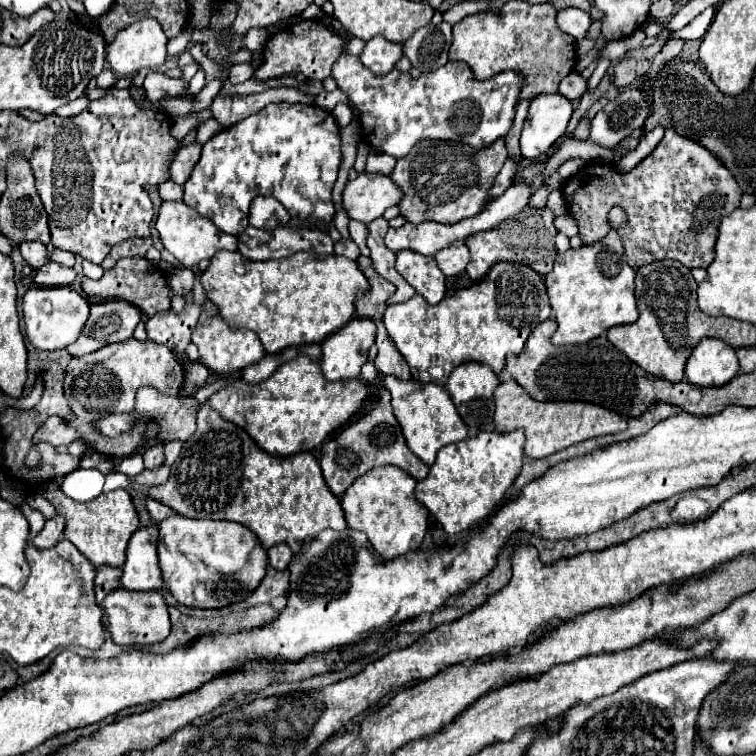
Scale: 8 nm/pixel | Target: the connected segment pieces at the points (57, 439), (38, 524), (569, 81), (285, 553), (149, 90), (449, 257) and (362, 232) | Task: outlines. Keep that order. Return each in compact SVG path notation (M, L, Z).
M51 415L37 429L35 441L39 441L39 439L45 441L45 443L51 443L53 447L57 447L57 445L69 445L73 439L79 439L79 435L75 433L75 429L63 425L63 419L59 419L57 415Z
M26 502L22 503L19 508L25 513L25 517L27 517L29 525L31 525L31 537L29 537L29 541L31 541L31 539L43 529L43 525L47 523L47 519L45 519L43 513L35 511L35 509L32 509Z
M573 71L573 73L569 73L563 81L561 81L561 85L559 85L559 93L563 93L567 99L579 99L585 91L589 89L589 81L581 75L581 73L577 73L577 71Z
M273 545L271 549L267 549L267 557L273 569L287 569L293 559L293 553L287 545Z
M149 73L143 83L149 101L157 103L167 97L185 97L189 93L189 83L185 79L171 79L163 73Z
M455 243L447 249L441 249L435 255L435 261L439 265L439 269L447 275L447 277L455 277L461 275L469 263L469 249L465 243Z
M351 221L349 223L349 233L351 233L351 239L359 245L361 255L369 256L370 251L366 245L367 235L369 235L369 229L363 225L363 223L357 223L357 221Z

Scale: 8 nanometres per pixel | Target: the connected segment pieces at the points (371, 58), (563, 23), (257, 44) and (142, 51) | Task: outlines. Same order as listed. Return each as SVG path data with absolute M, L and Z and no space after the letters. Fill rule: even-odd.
M373 37L371 41L367 41L361 53L361 63L375 75L385 75L395 69L401 57L405 57L401 43L387 41L385 37Z
M567 7L557 13L557 25L561 31L573 35L575 39L583 39L583 35L591 25L591 17L587 11L579 7Z
M251 29L251 33L247 33L247 37L243 37L243 41L239 45L245 49L251 49L251 51L259 51L267 43L267 39L269 39L269 35L265 29Z
M141 19L125 29L121 29L111 45L107 45L107 61L109 67L119 77L129 77L141 69L157 69L167 61L167 37L155 19Z

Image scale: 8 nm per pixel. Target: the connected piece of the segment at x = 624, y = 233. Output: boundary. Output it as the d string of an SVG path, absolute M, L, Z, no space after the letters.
M665 129L665 137L657 145L657 149L649 157L645 157L637 167L633 167L629 173L621 173L609 163L593 161L587 163L577 175L565 181L563 195L567 201L567 213L577 221L579 237L585 245L601 243L601 239L607 237L609 233L607 213L613 205L621 205L629 215L629 225L627 229L619 231L619 237L625 249L627 263L631 267L641 267L659 259L675 259L689 269L693 267L707 269L715 257L719 223L725 215L729 215L735 207L739 207L743 191L739 189L731 173L703 145L687 137L681 137L673 129Z

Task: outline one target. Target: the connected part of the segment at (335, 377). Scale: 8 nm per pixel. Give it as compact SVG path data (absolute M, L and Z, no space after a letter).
M357 317L353 321L347 323L347 327L343 327L339 333L333 333L331 337L327 337L327 341L323 341L321 345L321 371L323 377L327 381L349 381L349 379L357 379L361 373L361 367L367 361L367 353L369 347L375 343L375 325L371 321L357 321Z

